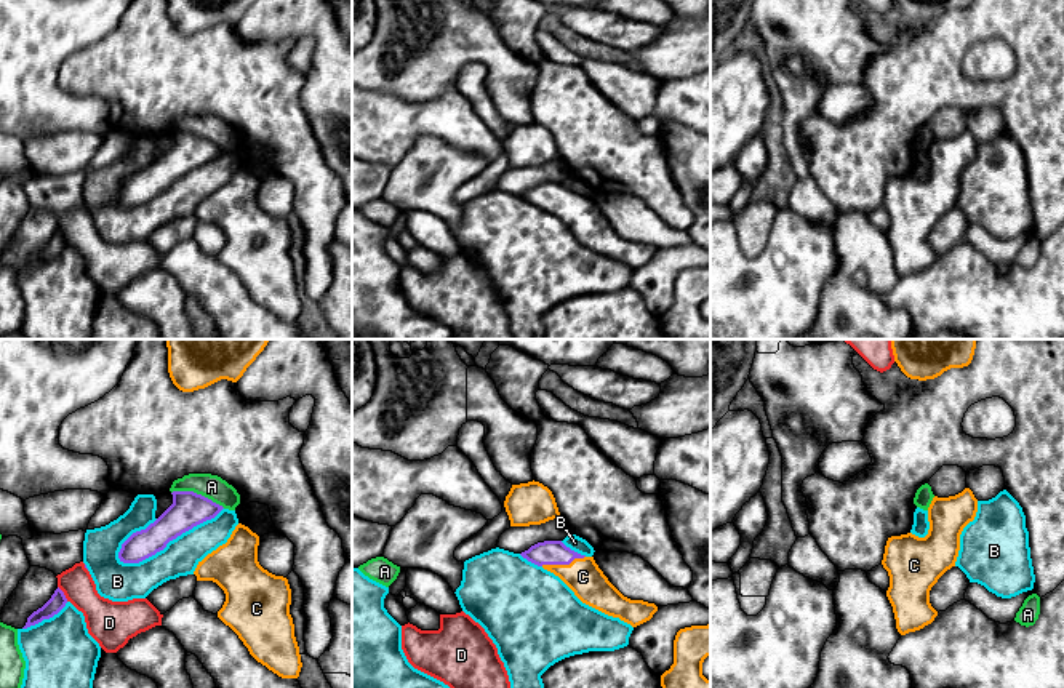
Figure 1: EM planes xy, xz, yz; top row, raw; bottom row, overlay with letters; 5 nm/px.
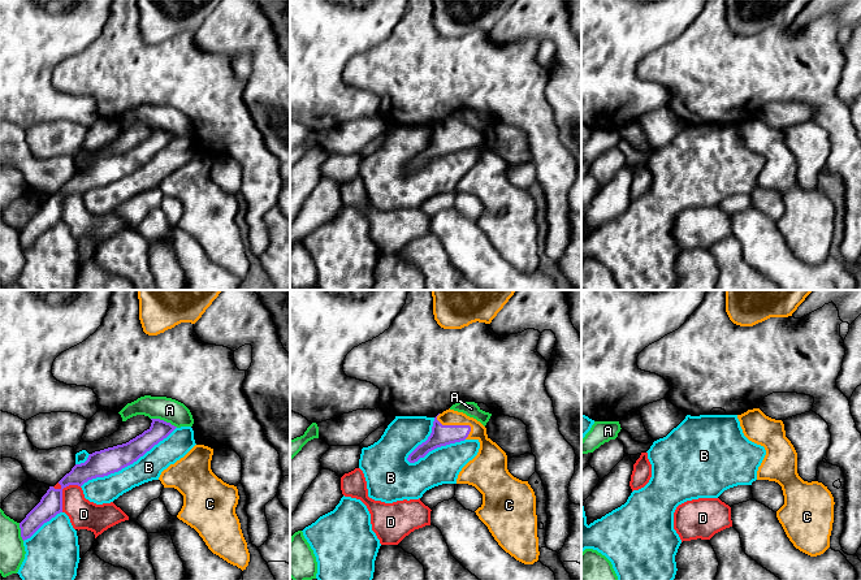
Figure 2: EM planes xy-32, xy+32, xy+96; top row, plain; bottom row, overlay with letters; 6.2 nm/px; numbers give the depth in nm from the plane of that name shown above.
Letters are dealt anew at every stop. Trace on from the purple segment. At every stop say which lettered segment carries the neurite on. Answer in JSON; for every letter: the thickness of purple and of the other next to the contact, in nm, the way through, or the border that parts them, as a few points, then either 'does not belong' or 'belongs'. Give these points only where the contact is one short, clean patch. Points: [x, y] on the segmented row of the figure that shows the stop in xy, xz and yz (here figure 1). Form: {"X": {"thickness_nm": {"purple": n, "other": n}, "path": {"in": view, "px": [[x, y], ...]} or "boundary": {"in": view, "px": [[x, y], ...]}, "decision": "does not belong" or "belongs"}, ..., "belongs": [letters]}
{"A": {"thickness_nm": {"purple": 180, "other": 120}, "decision": "does not belong"}, "B": {"thickness_nm": {"purple": 180, "other": 190}, "decision": "does not belong"}, "C": {"thickness_nm": {"purple": 130, "other": 180}, "decision": "belongs"}, "D": {"thickness_nm": {"purple": 90, "other": 190}, "boundary": {"in": "xy", "px": [[58, 586], [68, 600]]}, "decision": "does not belong"}, "belongs": ["C"]}

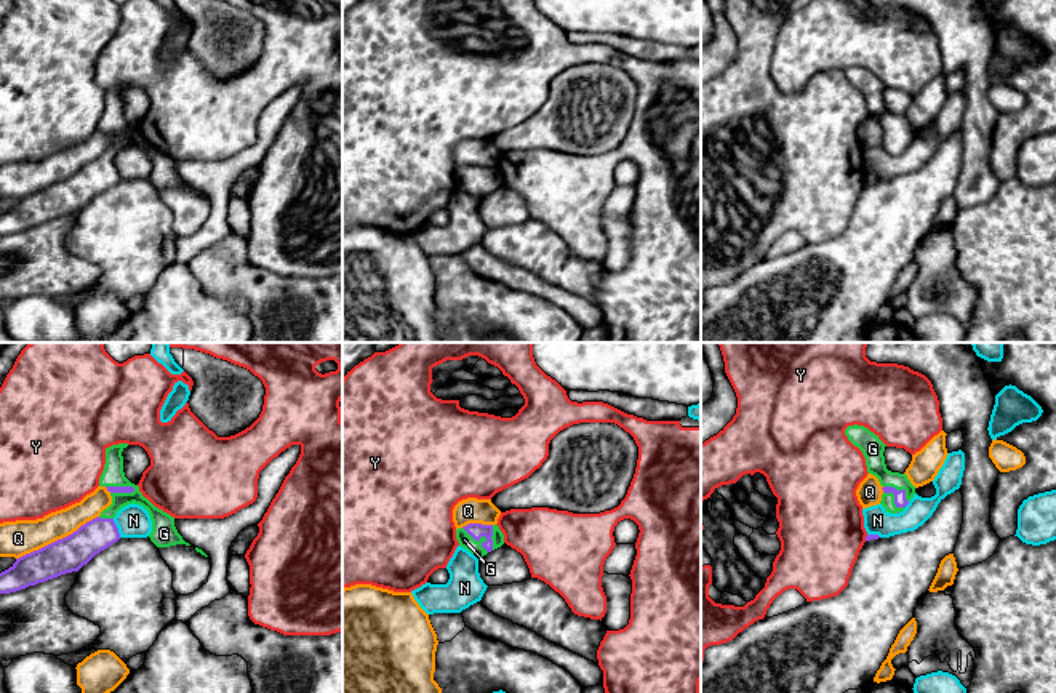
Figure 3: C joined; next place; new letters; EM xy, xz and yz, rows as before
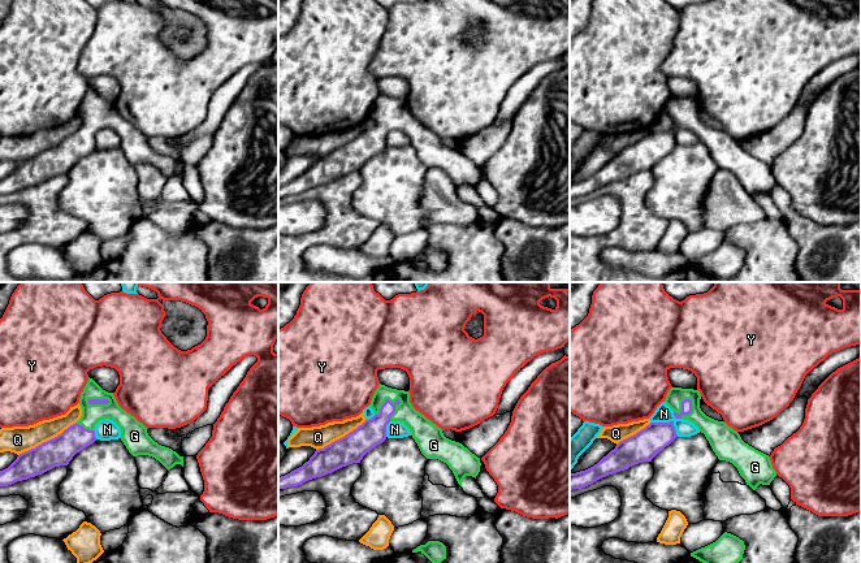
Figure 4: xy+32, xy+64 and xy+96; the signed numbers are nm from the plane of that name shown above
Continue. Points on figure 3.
{"G": {"thickness_nm": {"purple": 30, "other": 110}, "path": {"in": "xy", "px": [[109, 488], [120, 487], [112, 476]]}, "decision": "belongs"}, "N": {"thickness_nm": {"purple": 170, "other": 170}, "decision": "does not belong"}, "Q": {"thickness_nm": {"purple": 180, "other": 180}, "decision": "does not belong"}, "Y": {"thickness_nm": {"purple": 30, "other": 440}, "decision": "does not belong"}, "belongs": ["G"]}

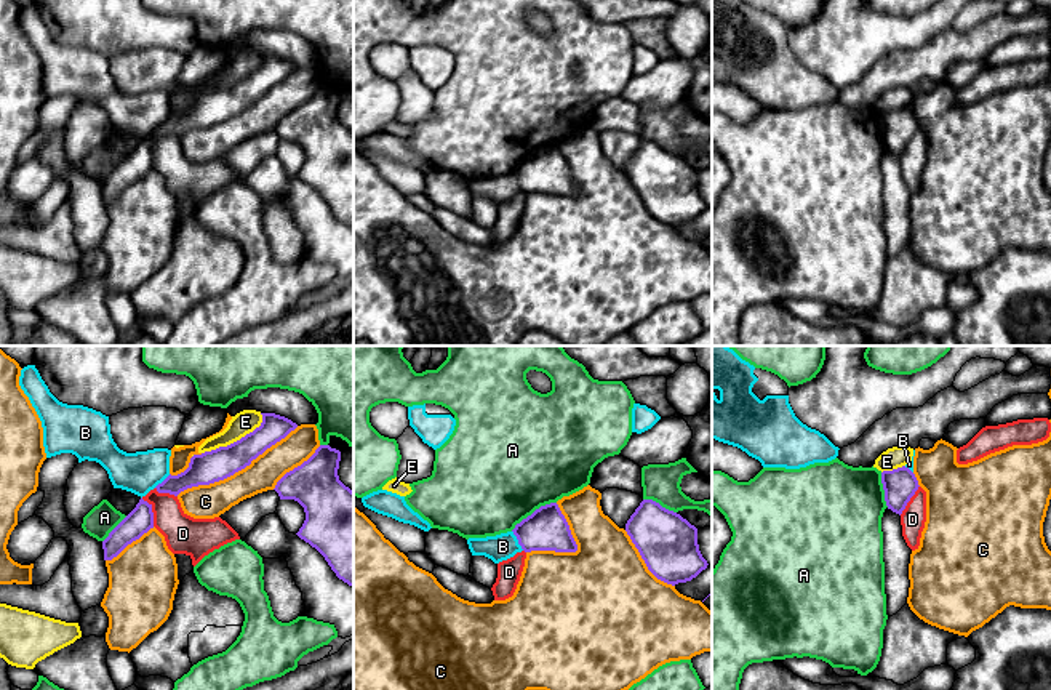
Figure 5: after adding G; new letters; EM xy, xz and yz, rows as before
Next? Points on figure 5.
{"A": {"thickness_nm": {"purple": 220, "other": 500}, "decision": "does not belong"}, "B": {"thickness_nm": {"purple": 220, "other": 130}, "decision": "does not belong"}, "C": {"thickness_nm": {"purple": 160, "other": 180}, "decision": "does not belong"}, "D": {"thickness_nm": {"purple": 140, "other": 190}, "decision": "does not belong"}, "E": {"thickness_nm": {"purple": 160, "other": 120}, "decision": "does not belong"}, "belongs": []}

